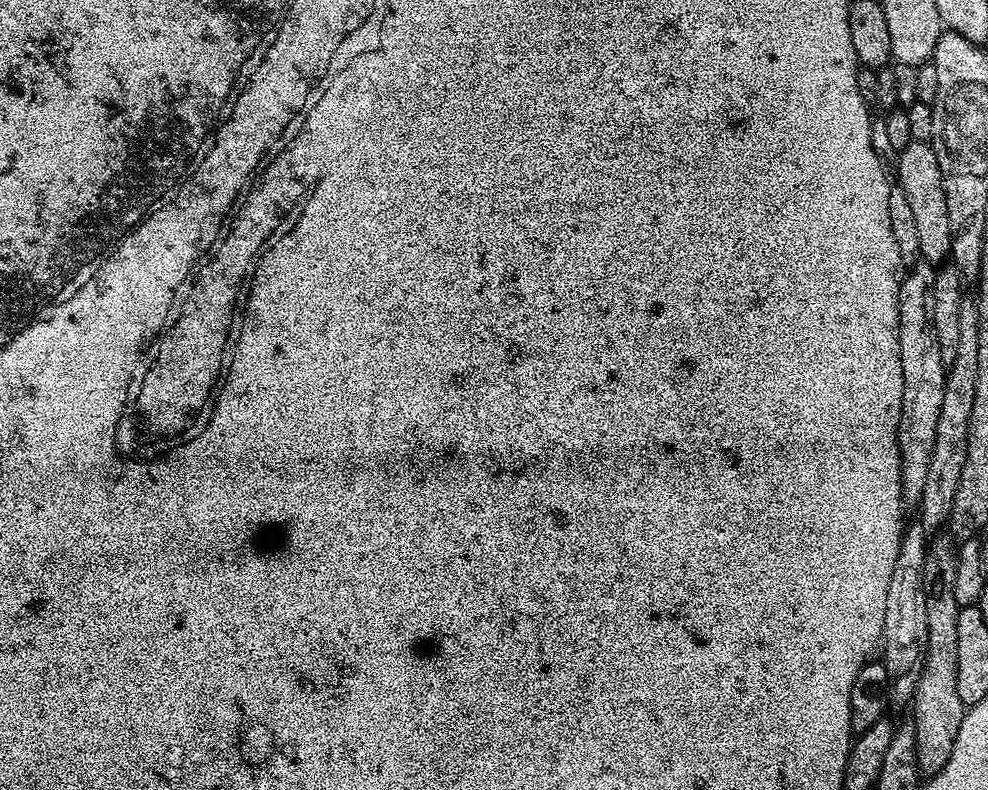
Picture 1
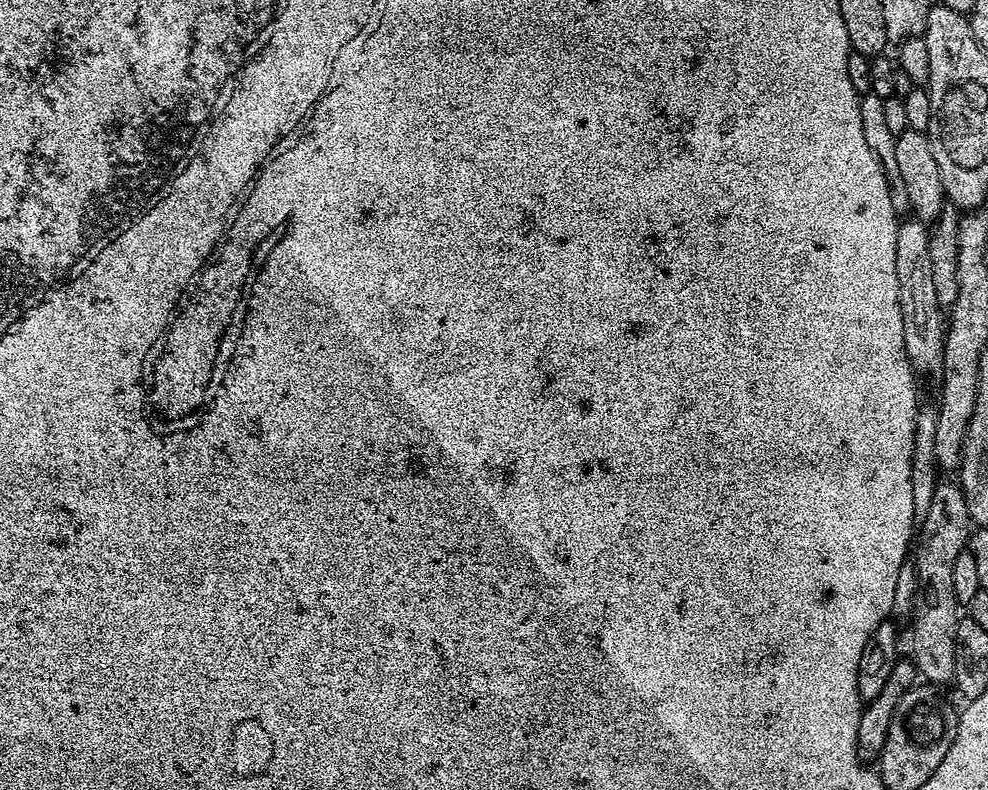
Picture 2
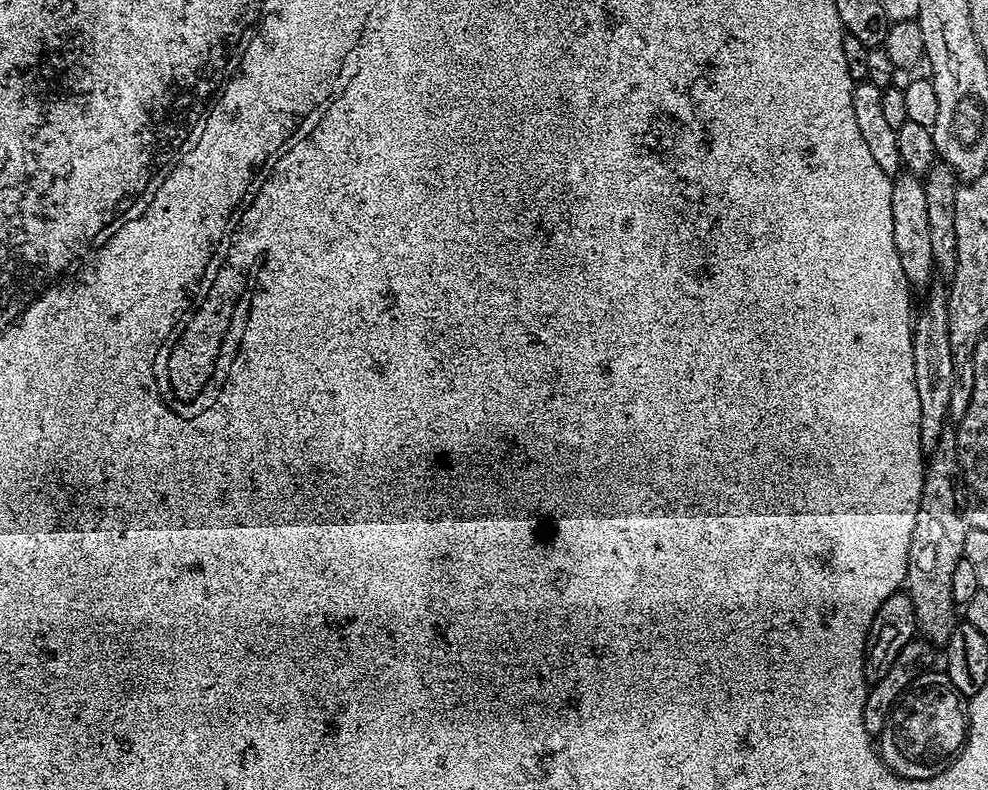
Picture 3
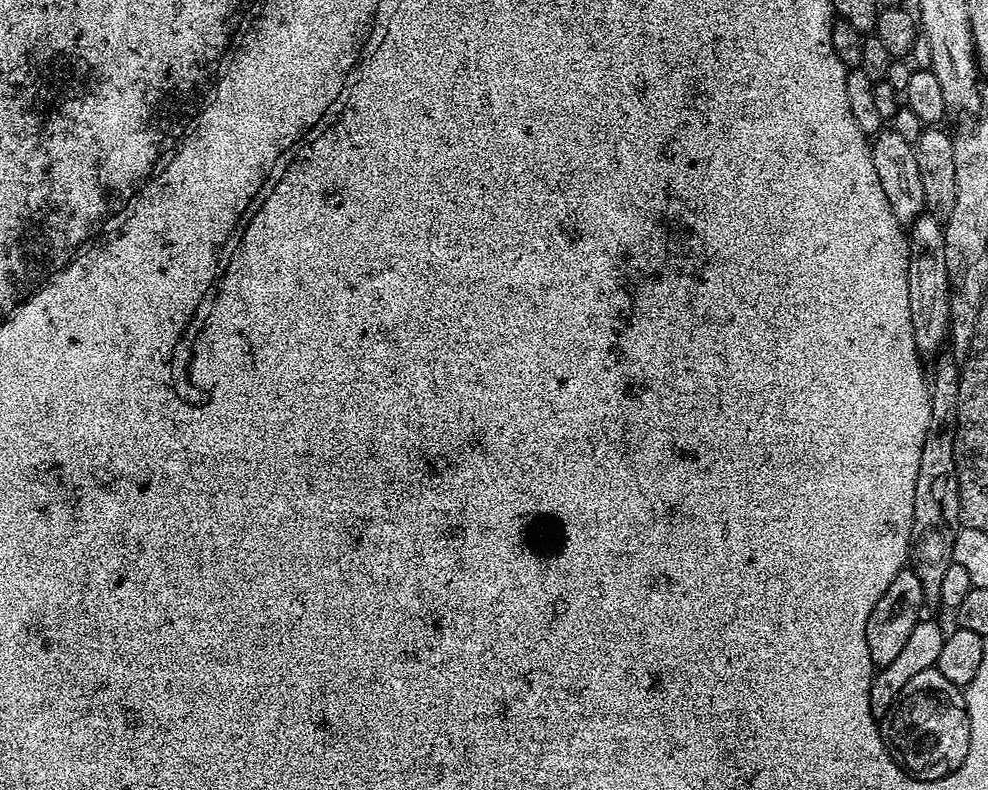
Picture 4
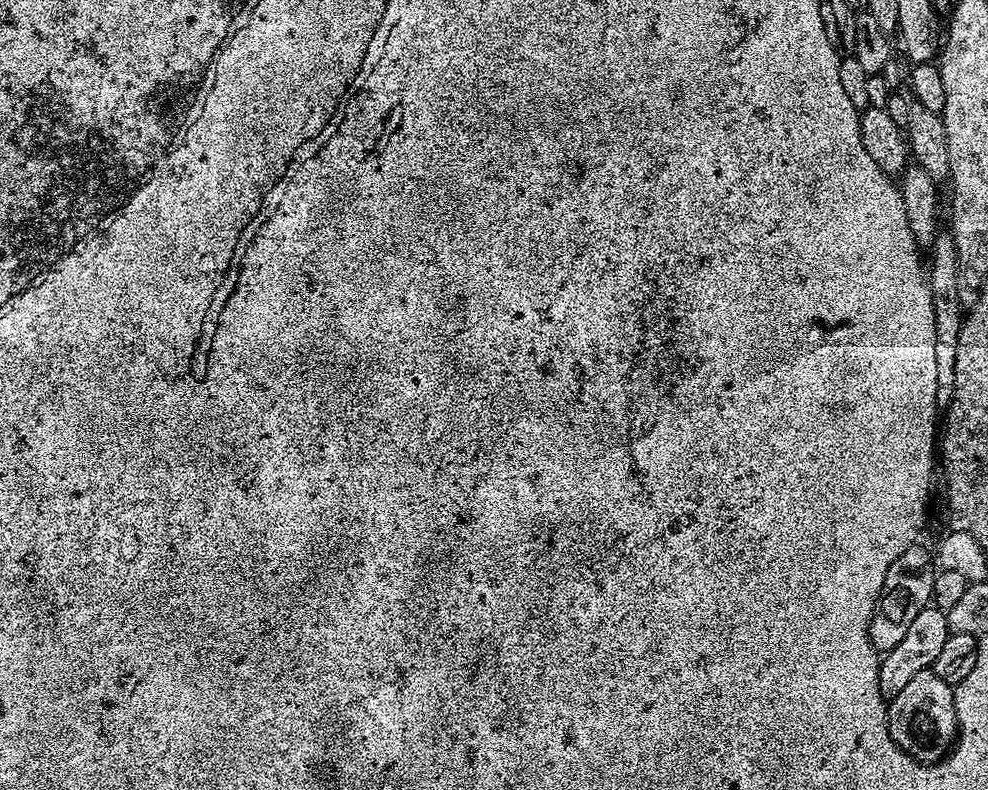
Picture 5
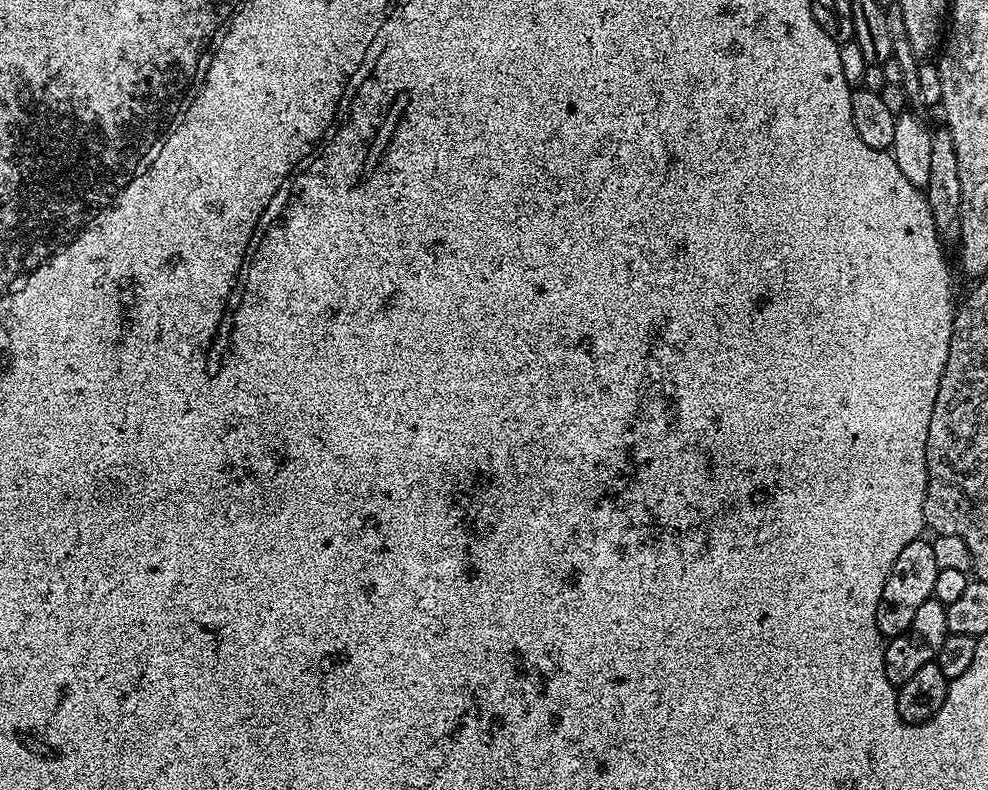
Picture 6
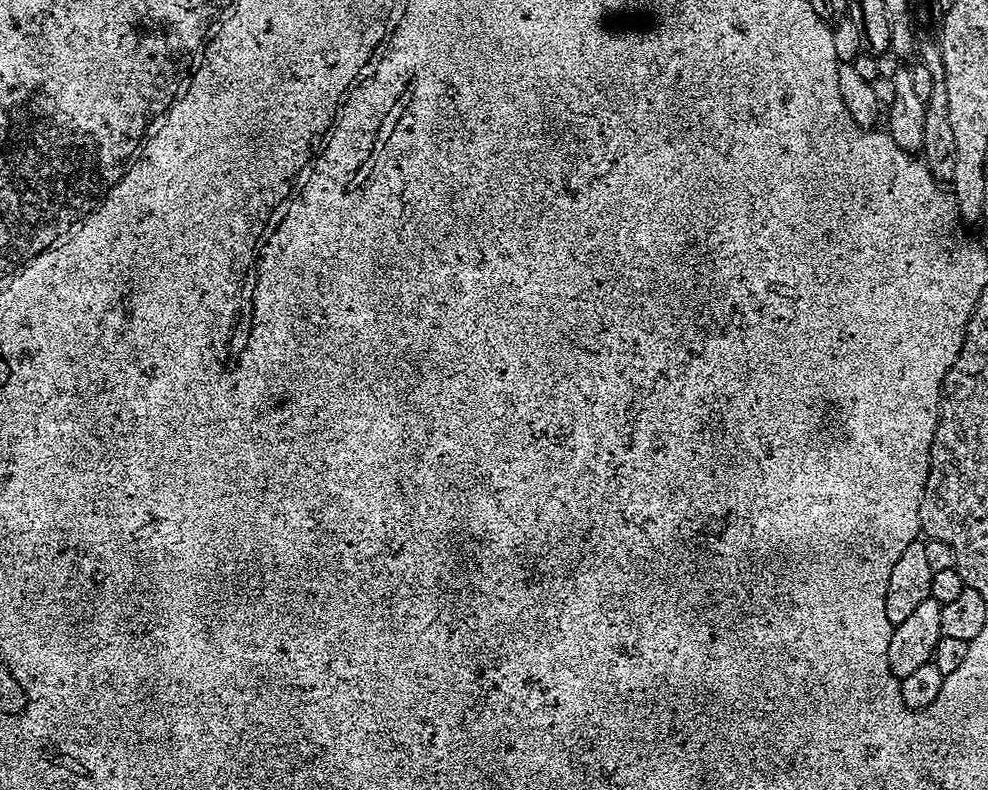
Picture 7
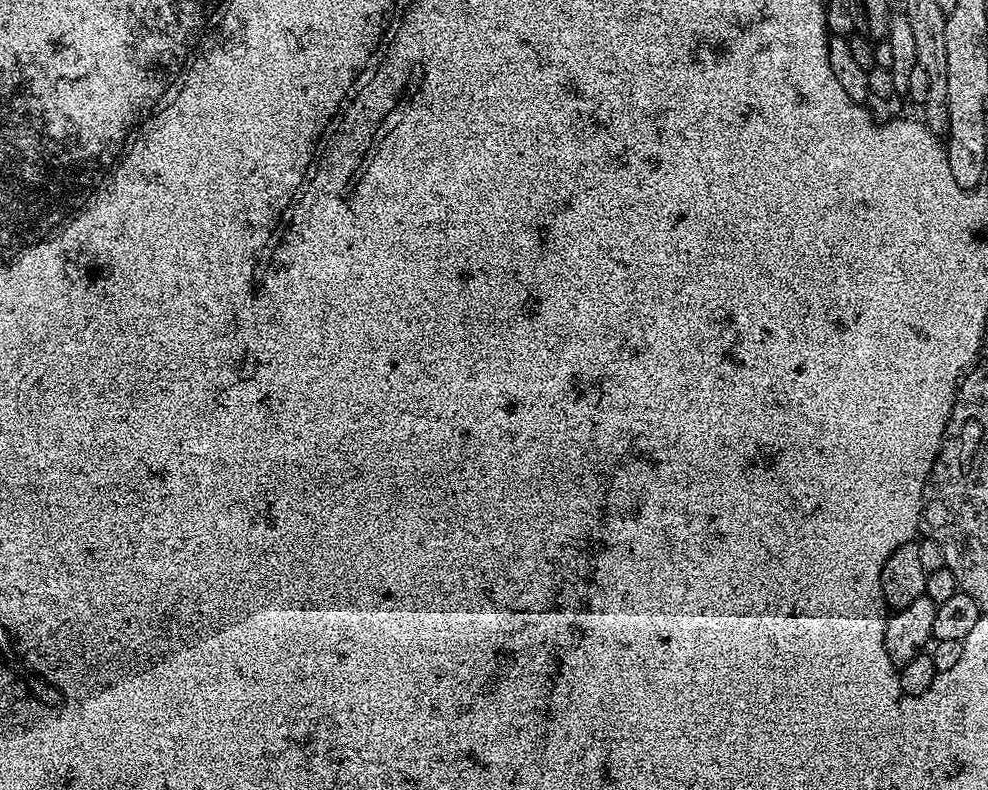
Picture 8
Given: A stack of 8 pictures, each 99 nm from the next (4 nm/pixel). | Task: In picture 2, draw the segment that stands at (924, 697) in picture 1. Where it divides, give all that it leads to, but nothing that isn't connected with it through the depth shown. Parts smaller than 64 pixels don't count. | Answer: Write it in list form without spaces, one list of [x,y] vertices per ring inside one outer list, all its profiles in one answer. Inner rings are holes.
[[[952,482],[952,484],[937,483],[934,498],[930,502],[930,510],[926,510],[926,518],[919,521],[918,524],[918,543],[914,548],[916,601],[912,603],[910,613],[910,621],[912,620],[912,653],[910,653],[910,659],[915,664],[917,673],[933,686],[951,685],[956,679],[954,674],[956,635],[962,619],[962,605],[954,594],[954,558],[958,558],[958,554],[965,552],[969,544],[970,517],[968,514],[968,499],[964,497],[964,489],[956,482]]]

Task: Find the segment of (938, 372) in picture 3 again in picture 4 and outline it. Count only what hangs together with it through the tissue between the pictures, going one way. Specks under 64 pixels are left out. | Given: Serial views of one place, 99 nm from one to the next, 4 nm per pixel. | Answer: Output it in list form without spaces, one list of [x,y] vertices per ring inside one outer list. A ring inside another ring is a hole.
[[[921,214],[912,221],[908,239],[908,281],[910,282],[910,322],[914,326],[914,340],[921,357],[932,358],[941,351],[952,320],[951,282],[946,266],[946,238],[939,219]]]

